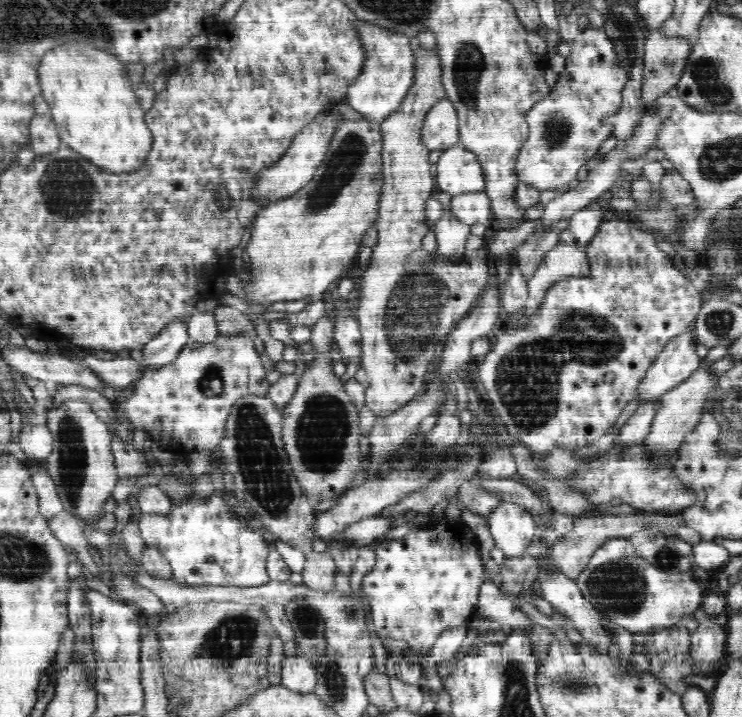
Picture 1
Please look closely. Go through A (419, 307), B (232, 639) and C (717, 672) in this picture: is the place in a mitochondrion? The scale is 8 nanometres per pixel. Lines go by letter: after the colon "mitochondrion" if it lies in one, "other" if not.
A: mitochondrion
B: mitochondrion
C: other

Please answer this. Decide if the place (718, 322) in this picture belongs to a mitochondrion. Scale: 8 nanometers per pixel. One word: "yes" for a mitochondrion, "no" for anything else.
yes

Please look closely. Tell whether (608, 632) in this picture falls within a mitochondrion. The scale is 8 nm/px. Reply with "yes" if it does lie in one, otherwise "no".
yes

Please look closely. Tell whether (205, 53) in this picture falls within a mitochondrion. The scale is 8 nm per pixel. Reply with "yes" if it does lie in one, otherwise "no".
no

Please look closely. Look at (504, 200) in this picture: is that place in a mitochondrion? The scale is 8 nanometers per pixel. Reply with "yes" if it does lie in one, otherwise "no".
yes

